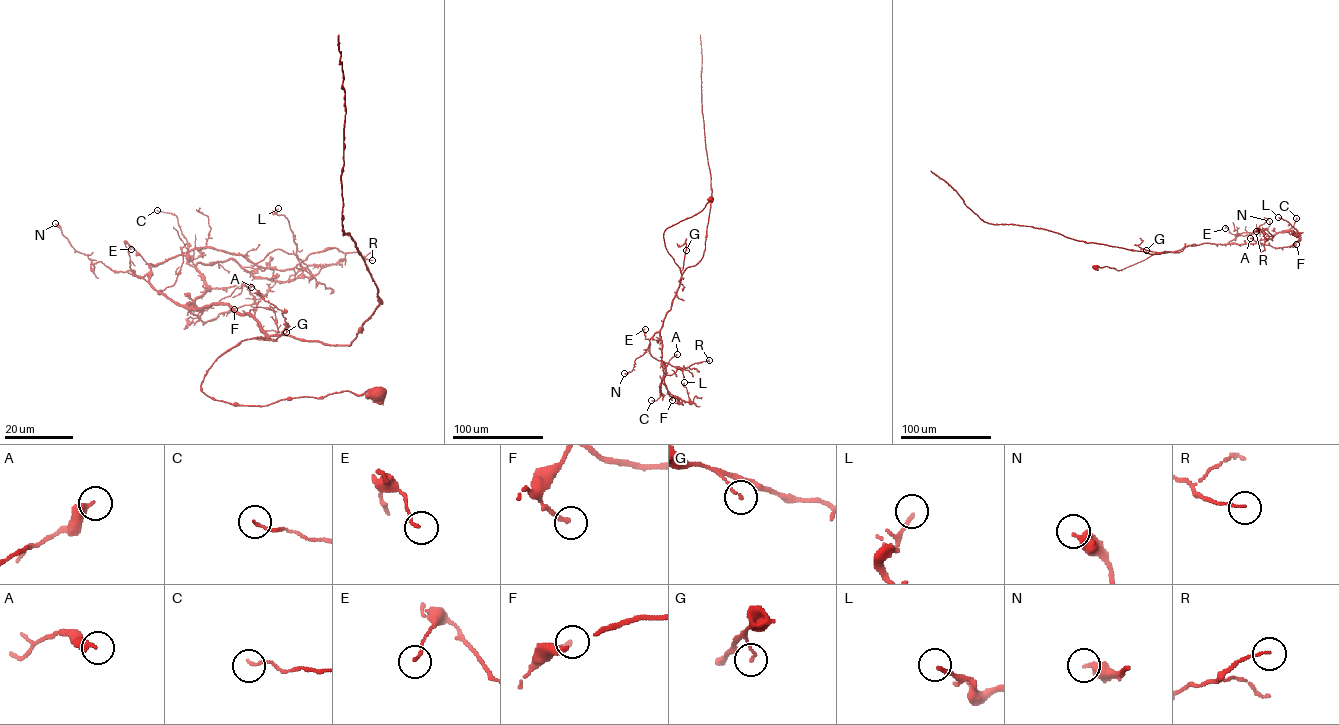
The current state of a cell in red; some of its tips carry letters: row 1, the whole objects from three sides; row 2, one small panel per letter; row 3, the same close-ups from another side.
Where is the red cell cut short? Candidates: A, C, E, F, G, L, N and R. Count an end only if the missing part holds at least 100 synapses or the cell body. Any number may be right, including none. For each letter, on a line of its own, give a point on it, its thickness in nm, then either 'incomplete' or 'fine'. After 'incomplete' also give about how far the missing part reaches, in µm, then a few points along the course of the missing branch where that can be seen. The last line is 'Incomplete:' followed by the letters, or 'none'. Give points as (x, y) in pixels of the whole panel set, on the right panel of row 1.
A: at (1250, 238); 380 nm thick; fine
C: at (1296, 218); 110 nm thick; fine
E: at (1225, 228); 100 nm thick; fine
F: at (1296, 244); 170 nm thick; fine
G: at (1146, 250); 90 nm thick; fine
L: at (1278, 217); 160 nm thick; fine
N: at (1269, 221); 440 nm thick; fine
R: at (1256, 231); 90 nm thick; fine
Incomplete: none

